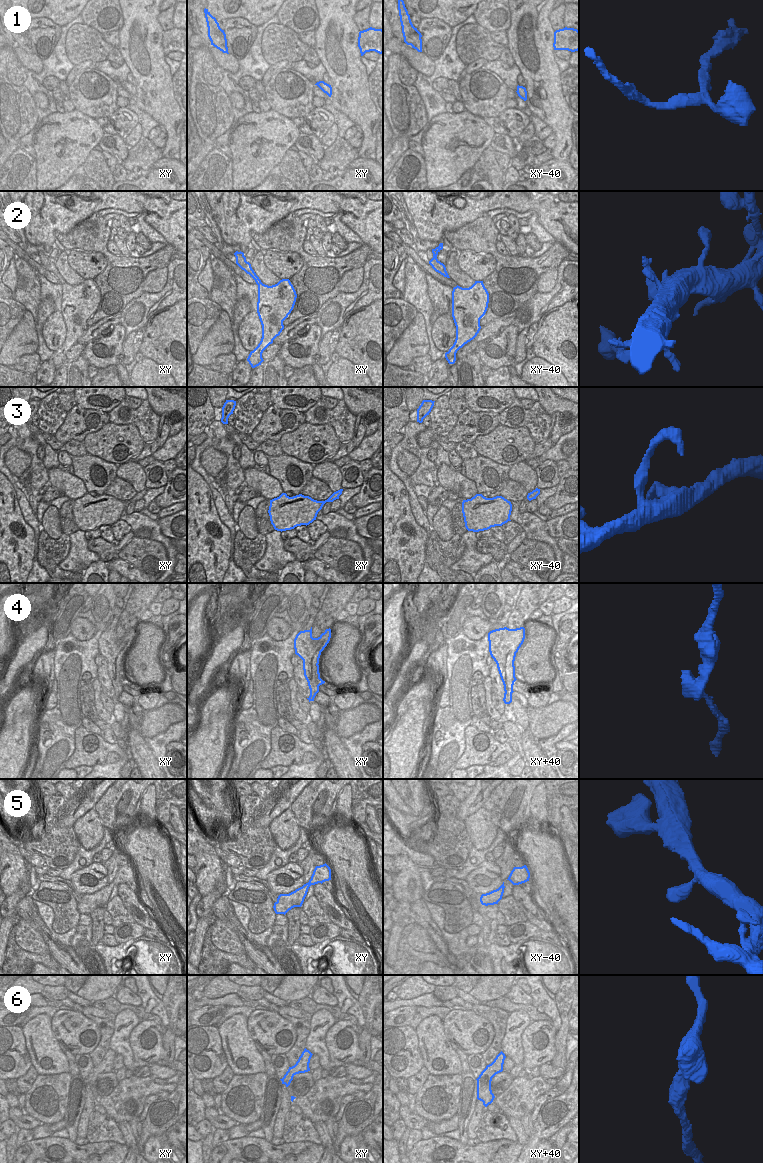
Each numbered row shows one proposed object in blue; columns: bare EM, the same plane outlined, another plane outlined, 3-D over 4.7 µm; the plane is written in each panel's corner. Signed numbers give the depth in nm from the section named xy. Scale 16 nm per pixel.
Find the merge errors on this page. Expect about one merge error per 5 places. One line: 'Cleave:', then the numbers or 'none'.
Cleave: none

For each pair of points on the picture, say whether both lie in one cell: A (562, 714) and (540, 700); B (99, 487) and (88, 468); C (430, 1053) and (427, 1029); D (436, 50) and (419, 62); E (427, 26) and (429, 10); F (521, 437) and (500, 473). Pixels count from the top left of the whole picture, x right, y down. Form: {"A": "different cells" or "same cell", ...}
{"A": "different cells", "B": "same cell", "C": "same cell", "D": "different cells", "E": "different cells", "F": "different cells"}

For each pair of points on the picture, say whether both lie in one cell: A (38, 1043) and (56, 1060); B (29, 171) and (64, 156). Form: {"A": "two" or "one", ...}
{"A": "one", "B": "two"}

